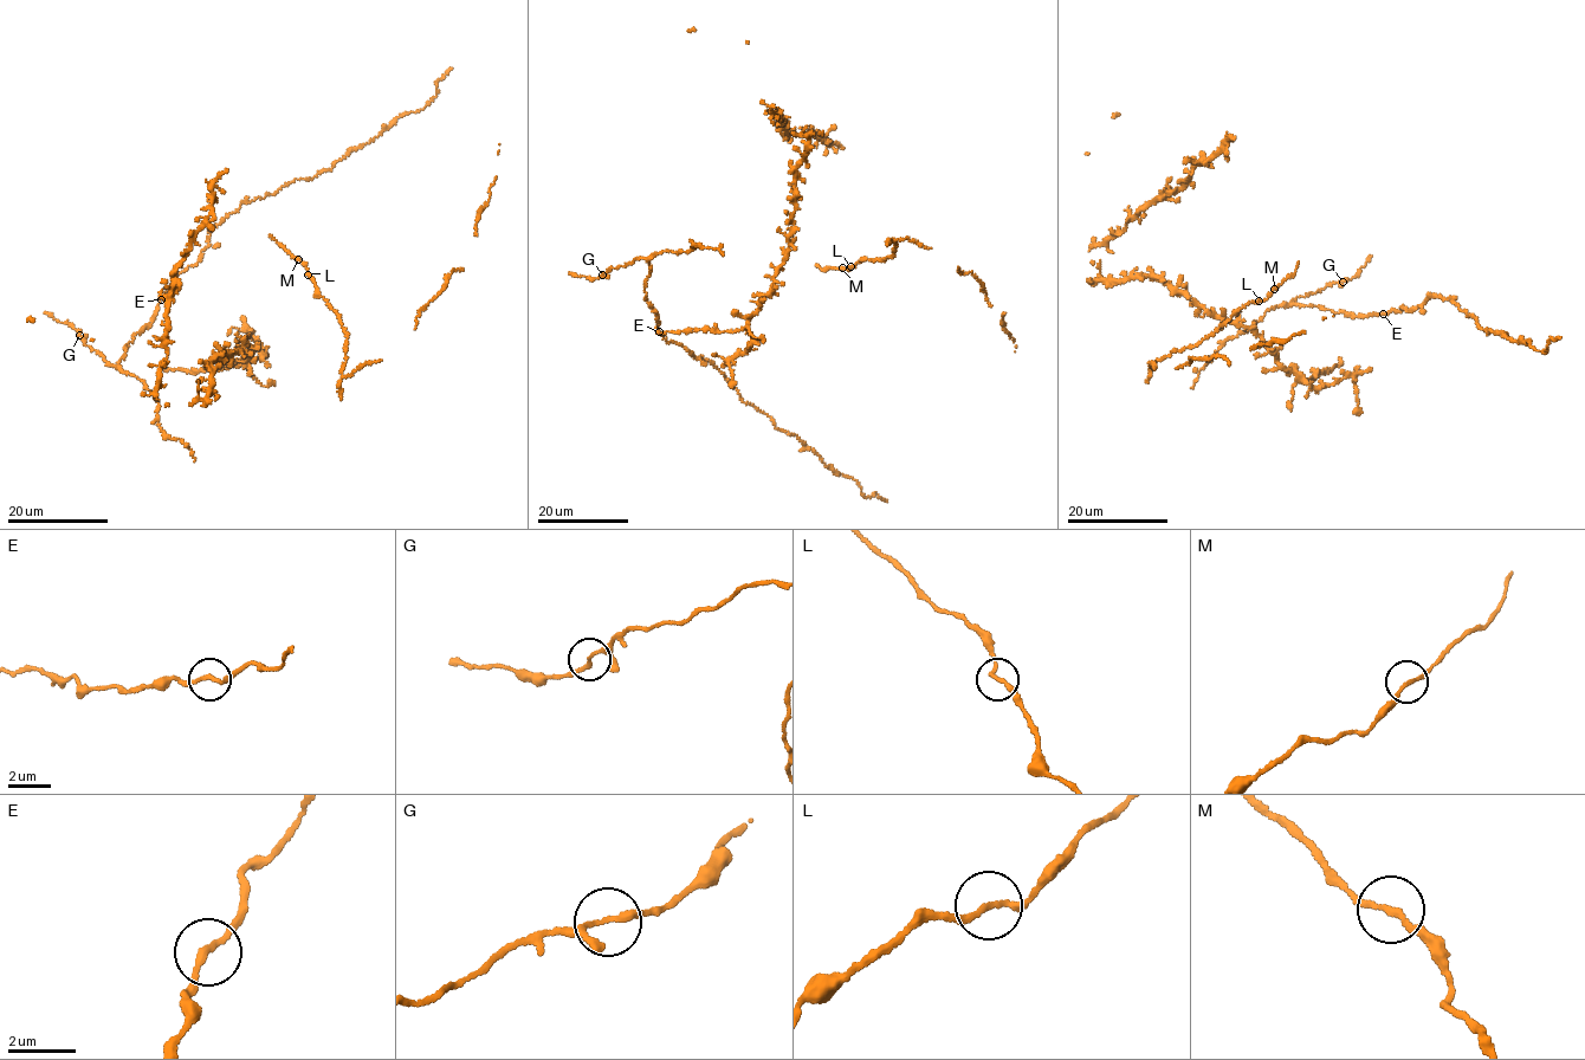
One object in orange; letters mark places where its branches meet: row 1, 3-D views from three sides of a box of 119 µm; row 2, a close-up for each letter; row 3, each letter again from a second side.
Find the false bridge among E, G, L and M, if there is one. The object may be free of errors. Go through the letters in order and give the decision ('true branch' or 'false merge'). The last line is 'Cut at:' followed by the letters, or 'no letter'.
E: true branch
G: true branch
L: true branch
M: true branch
Cut at: no letter

